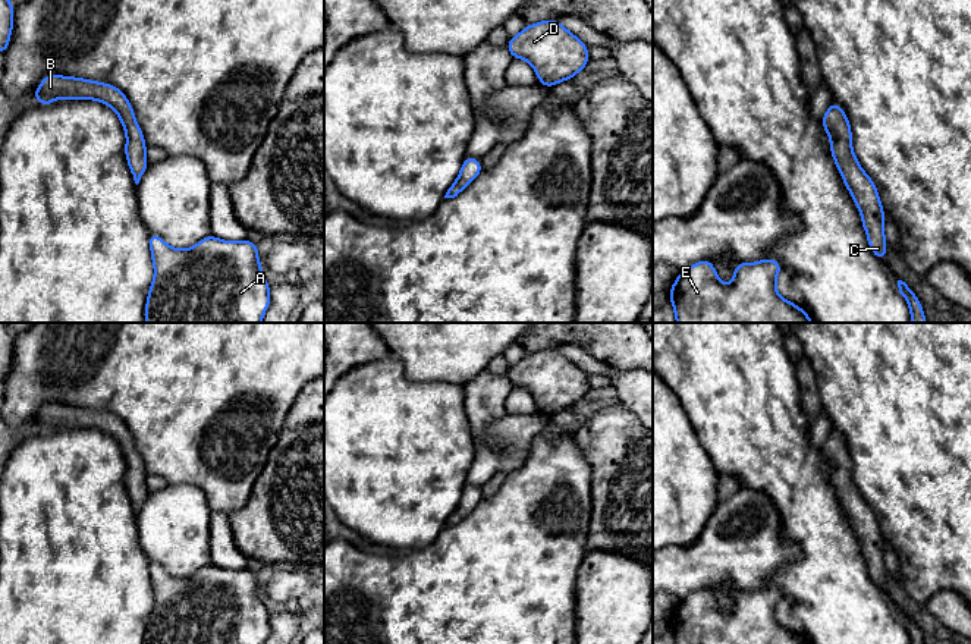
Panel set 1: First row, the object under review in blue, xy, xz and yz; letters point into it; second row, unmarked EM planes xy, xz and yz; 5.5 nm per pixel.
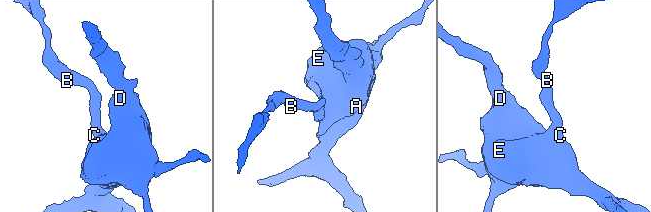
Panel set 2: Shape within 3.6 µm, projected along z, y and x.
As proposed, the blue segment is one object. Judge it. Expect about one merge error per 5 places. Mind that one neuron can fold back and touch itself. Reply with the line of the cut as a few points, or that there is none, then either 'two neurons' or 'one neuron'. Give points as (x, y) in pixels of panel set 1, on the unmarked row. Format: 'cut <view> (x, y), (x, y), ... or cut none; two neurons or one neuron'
cut none; one neuron

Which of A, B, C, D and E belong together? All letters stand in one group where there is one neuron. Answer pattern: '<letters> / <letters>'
A B C D E

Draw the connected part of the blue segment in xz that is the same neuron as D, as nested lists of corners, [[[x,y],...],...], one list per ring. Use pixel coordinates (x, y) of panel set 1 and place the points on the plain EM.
[[[556,348],[527,354],[506,377],[513,387],[527,389],[546,417],[572,408],[591,389],[588,374]]]

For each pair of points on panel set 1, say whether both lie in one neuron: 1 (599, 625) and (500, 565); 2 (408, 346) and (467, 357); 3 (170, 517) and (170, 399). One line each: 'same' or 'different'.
1: different
2: same
3: different

